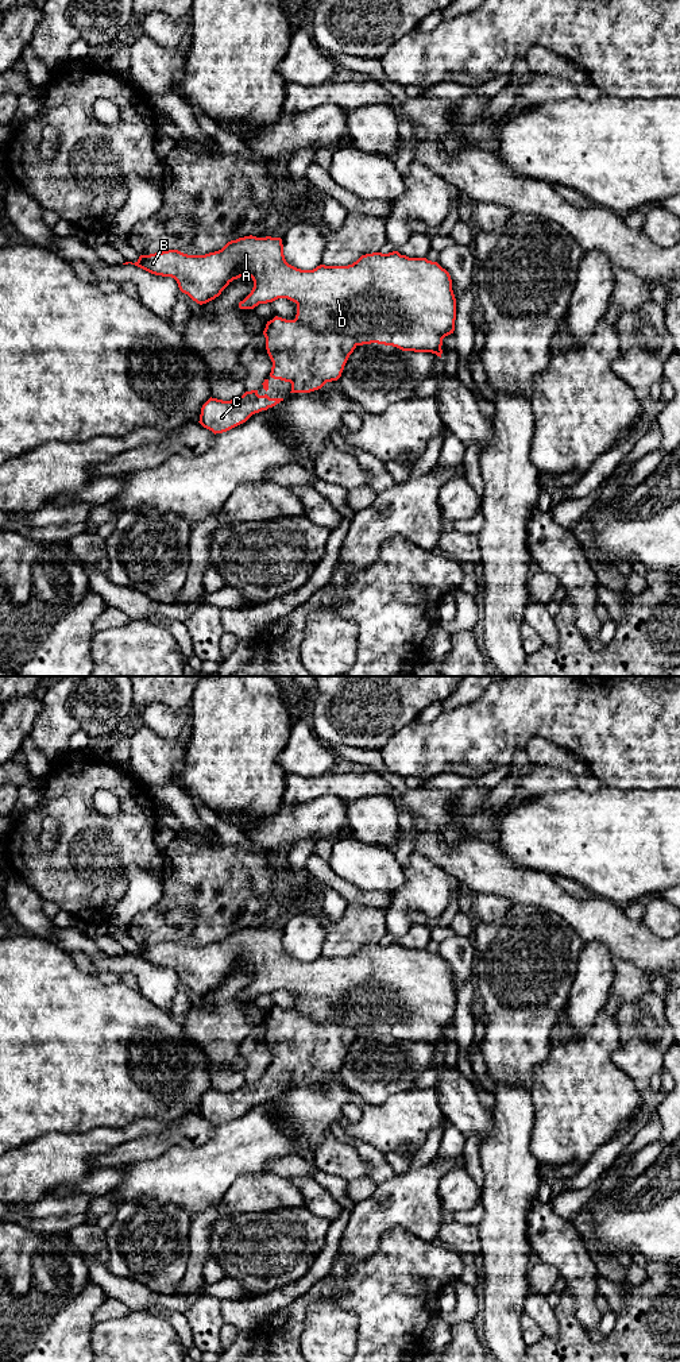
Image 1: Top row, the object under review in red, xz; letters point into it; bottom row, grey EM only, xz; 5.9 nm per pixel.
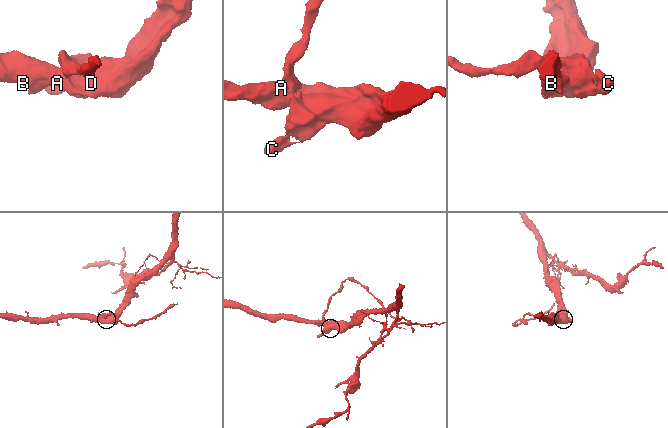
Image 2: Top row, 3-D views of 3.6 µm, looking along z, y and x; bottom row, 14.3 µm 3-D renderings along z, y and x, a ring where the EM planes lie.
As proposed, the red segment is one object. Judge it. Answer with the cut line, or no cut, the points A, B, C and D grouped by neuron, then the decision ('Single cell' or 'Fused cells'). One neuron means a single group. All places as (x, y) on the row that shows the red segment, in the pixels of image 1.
Split along xz (294, 319), (315, 331), (340, 331), (348, 334), (358, 344). Groups: A B D / C. Fused cells

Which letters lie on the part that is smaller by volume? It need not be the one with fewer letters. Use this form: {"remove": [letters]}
{"remove": ["C"]}

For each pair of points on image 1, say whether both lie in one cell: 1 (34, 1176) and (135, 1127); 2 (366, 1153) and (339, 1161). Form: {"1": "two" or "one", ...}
{"1": "one", "2": "two"}

